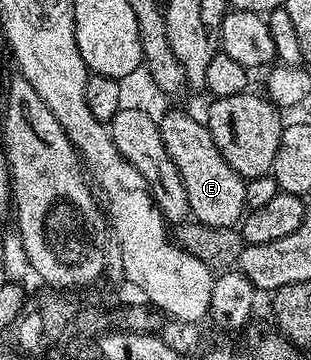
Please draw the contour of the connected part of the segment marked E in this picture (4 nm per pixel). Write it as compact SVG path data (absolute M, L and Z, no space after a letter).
M166 112L158 120L158 129L176 170L180 170L184 190L188 190L191 217L204 226L234 228L247 211L246 180L224 162L224 154L205 123L186 112Z

